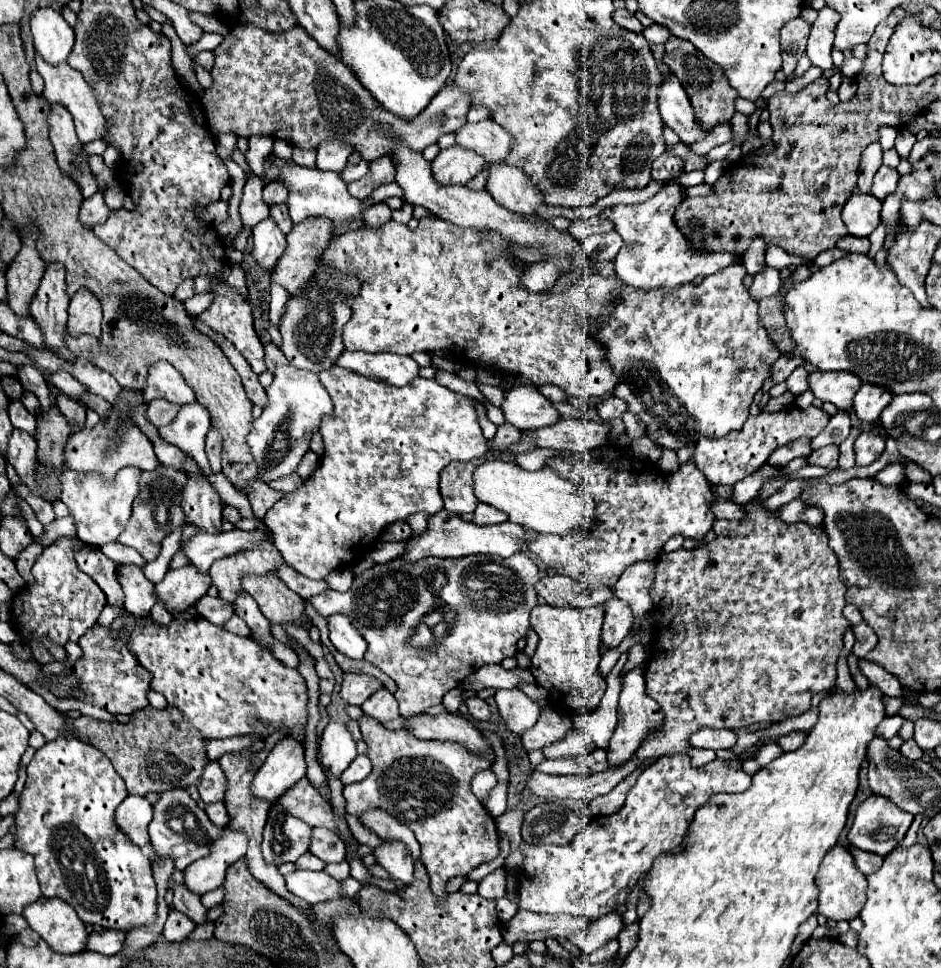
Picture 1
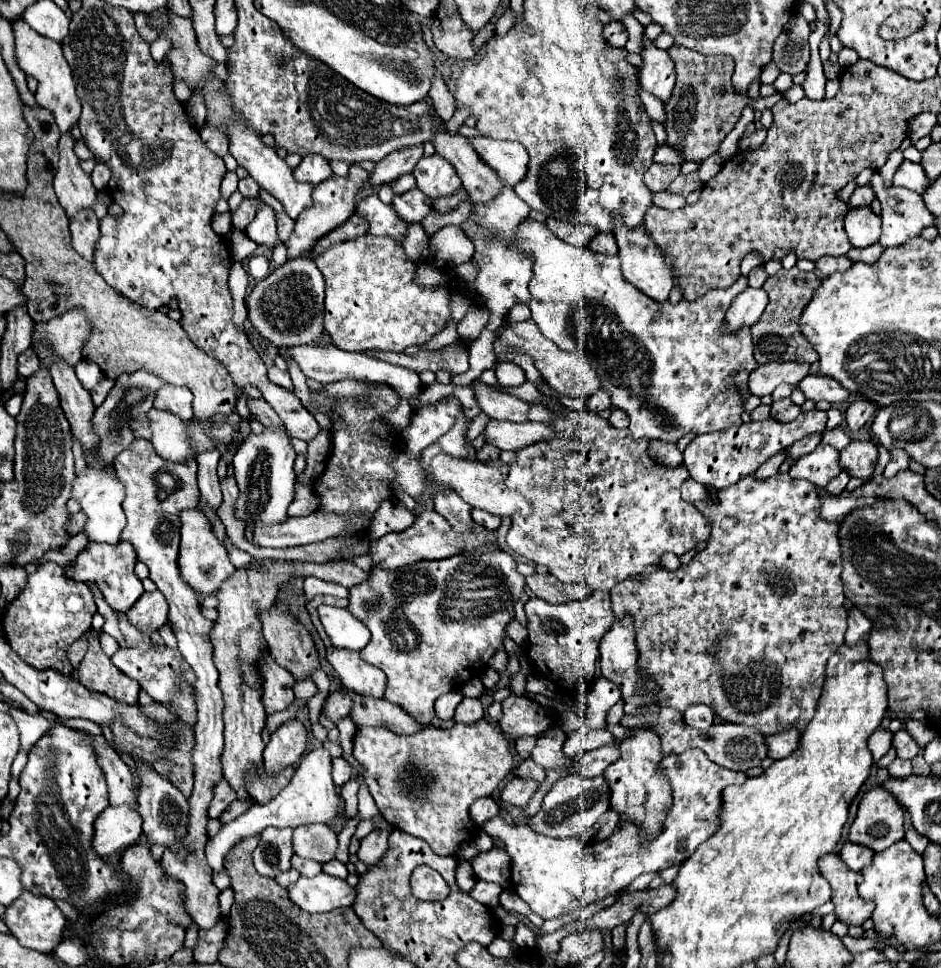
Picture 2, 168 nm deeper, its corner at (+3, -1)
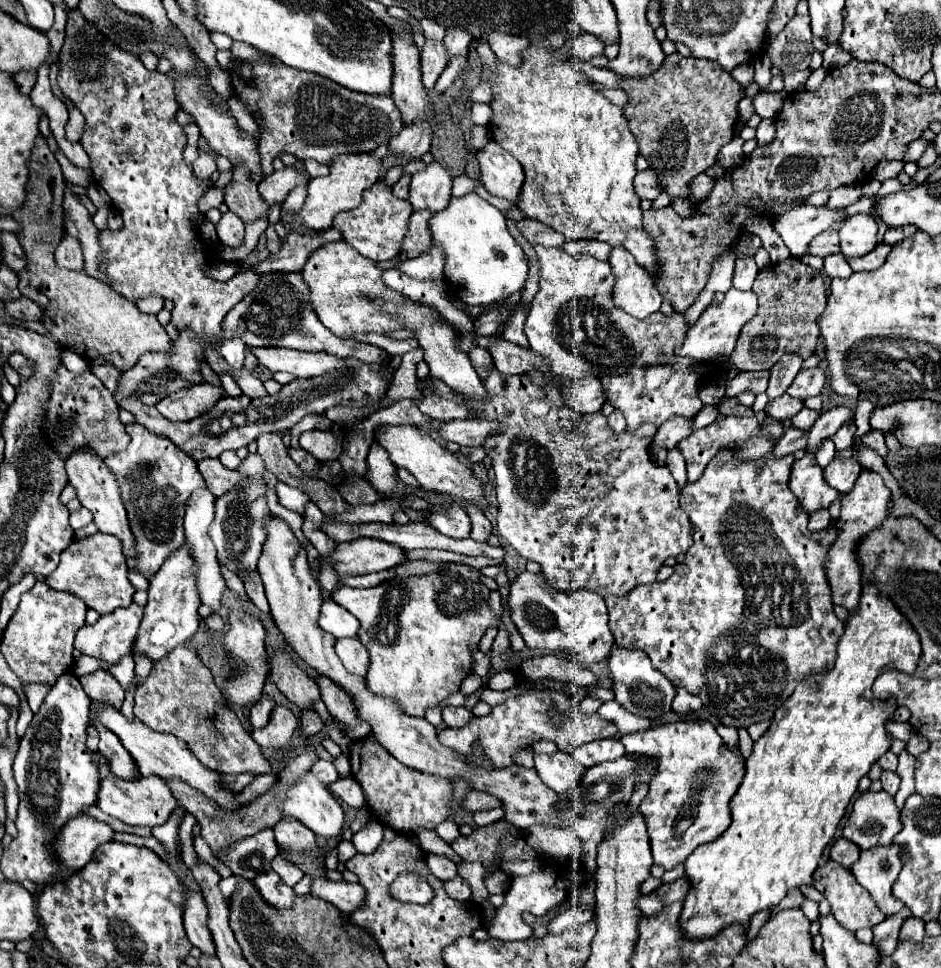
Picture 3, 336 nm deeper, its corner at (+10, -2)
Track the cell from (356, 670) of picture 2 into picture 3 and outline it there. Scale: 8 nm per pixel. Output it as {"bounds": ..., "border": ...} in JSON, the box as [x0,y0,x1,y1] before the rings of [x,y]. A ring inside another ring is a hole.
{"bounds":[336,638,370,678],"border":[[[344,638],[344,640],[336,640],[336,654],[338,658],[342,660],[344,668],[356,676],[362,676],[366,678],[368,674],[368,664],[370,664],[370,658],[368,658],[368,652],[366,648],[360,644],[358,638]]]}

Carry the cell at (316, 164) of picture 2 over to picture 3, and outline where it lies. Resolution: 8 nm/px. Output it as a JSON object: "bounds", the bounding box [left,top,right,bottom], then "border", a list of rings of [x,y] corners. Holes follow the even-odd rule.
{"bounds":[258,168,310,204],"border":[[[282,168],[282,170],[276,170],[274,174],[266,176],[260,180],[258,184],[258,192],[264,196],[264,200],[268,204],[274,204],[274,202],[284,202],[288,192],[300,184],[306,184],[310,180],[308,172],[304,170],[296,170],[296,168]]]}

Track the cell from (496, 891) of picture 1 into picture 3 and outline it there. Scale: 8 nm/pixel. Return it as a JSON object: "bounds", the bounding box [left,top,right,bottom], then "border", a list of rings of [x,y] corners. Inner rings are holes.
{"bounds":[444,878,472,902],"border":[[[454,878],[454,880],[448,880],[448,882],[444,882],[444,888],[446,888],[448,896],[452,896],[454,900],[468,902],[468,900],[472,898],[472,886],[470,886],[464,878]]]}

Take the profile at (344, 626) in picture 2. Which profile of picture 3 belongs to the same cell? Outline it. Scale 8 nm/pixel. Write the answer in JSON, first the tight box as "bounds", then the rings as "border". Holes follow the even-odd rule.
{"bounds":[318,600,358,640],"border":[[[334,600],[324,602],[318,624],[322,630],[330,632],[336,640],[340,638],[354,638],[358,634],[358,620],[342,606],[338,606]]]}

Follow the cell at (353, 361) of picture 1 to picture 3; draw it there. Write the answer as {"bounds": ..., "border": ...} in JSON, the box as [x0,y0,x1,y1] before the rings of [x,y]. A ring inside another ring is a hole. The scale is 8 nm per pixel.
{"bounds":[252,348,344,378],"border":[[[252,348],[252,354],[268,370],[272,372],[284,370],[284,372],[294,374],[296,378],[324,376],[344,366],[342,358],[328,356],[324,352],[300,352],[300,350],[290,350],[290,348]]]}

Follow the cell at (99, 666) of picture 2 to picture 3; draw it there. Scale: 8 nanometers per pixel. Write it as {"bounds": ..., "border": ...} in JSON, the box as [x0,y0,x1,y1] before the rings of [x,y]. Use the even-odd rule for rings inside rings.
{"bounds":[80,670,124,708],"border":[[[96,670],[92,674],[80,676],[80,684],[84,688],[84,692],[92,698],[92,700],[104,700],[114,704],[116,708],[122,706],[124,702],[124,688],[120,686],[120,682],[106,670]]]}

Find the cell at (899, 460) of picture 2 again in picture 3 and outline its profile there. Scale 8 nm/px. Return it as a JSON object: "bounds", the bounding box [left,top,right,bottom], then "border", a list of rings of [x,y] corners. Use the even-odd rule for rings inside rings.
{"bounds":[862,432,888,458],"border":[[[868,432],[868,434],[864,434],[864,436],[862,436],[862,444],[864,444],[866,448],[876,450],[882,458],[888,456],[888,446],[886,446],[886,442],[884,442],[884,434],[882,434],[882,432]]]}

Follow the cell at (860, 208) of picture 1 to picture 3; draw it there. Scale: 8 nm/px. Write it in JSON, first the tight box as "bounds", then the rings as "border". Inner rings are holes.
{"bounds":[840,214,878,258],"border":[[[854,214],[840,224],[840,248],[846,258],[864,256],[878,244],[878,224],[872,214]]]}

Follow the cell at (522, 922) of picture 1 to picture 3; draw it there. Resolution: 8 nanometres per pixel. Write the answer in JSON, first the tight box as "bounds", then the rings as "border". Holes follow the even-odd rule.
{"bounds":[654,878,690,904],"border":[[[678,878],[674,882],[668,882],[668,884],[662,884],[654,894],[662,900],[662,904],[674,904],[674,902],[680,902],[684,900],[686,892],[690,890],[690,882],[686,878]]]}

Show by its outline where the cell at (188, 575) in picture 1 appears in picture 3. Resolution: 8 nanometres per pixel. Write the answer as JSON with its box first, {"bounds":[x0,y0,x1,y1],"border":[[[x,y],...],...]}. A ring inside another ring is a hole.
{"bounds":[74,602,144,664],"border":[[[132,602],[128,608],[116,608],[114,612],[104,614],[96,624],[84,624],[74,640],[76,650],[116,664],[120,656],[132,652],[142,610],[144,606]]]}

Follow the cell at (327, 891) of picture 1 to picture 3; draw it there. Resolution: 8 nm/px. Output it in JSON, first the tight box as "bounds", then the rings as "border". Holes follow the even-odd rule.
{"bounds":[310,878,364,914],"border":[[[316,878],[310,886],[310,894],[338,906],[346,914],[358,908],[364,900],[364,888],[360,888],[360,884],[350,884],[344,880],[332,882],[328,878]]]}

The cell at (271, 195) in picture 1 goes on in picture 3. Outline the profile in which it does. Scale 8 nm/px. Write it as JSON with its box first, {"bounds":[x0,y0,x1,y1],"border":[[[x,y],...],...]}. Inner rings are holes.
{"bounds":[216,212,244,246],"border":[[[226,212],[222,214],[220,222],[216,224],[216,232],[222,244],[226,246],[240,246],[242,238],[244,238],[244,222],[234,214],[234,212]]]}

